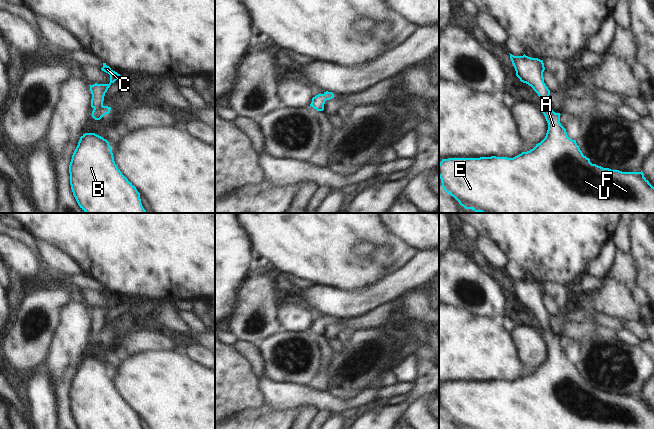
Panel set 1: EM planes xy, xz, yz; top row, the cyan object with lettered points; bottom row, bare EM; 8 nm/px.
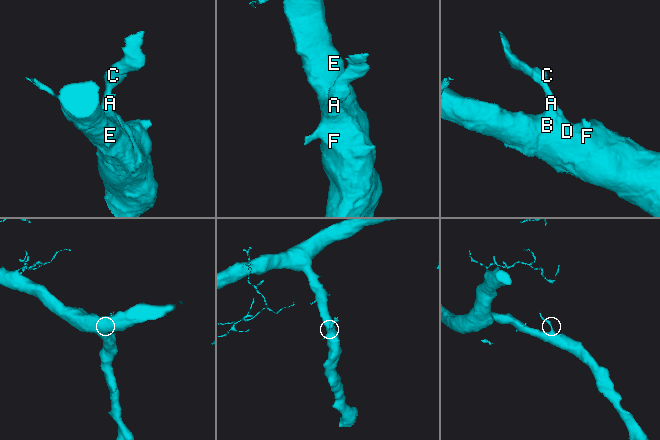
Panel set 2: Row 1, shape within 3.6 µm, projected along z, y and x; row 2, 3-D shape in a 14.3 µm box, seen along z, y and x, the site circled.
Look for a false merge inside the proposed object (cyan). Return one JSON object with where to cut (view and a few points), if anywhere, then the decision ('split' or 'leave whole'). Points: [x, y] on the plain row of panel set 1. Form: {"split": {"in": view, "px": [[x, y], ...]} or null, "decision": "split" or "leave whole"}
{"split": null, "decision": "leave whole"}

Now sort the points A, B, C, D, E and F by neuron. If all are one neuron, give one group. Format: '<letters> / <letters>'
A B C D E F

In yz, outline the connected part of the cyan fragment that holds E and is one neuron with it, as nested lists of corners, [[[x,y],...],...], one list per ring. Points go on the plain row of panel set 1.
[[[510,278],[510,283],[516,295],[516,300],[521,306],[528,308],[533,312],[533,314],[538,318],[542,327],[545,343],[548,347],[548,354],[545,362],[536,370],[527,376],[522,376],[521,378],[513,381],[480,381],[480,382],[449,382],[442,383],[439,387],[439,401],[441,403],[443,414],[448,418],[453,420],[460,429],[654,429],[654,411],[649,407],[649,405],[644,401],[643,396],[622,396],[619,394],[611,394],[609,392],[603,392],[596,388],[592,388],[590,383],[583,379],[576,364],[572,364],[568,361],[566,353],[560,347],[560,337],[555,337],[550,332],[549,319],[550,314],[544,307],[543,296],[545,294],[543,284],[538,282],[531,282],[526,280],[514,280]]]

